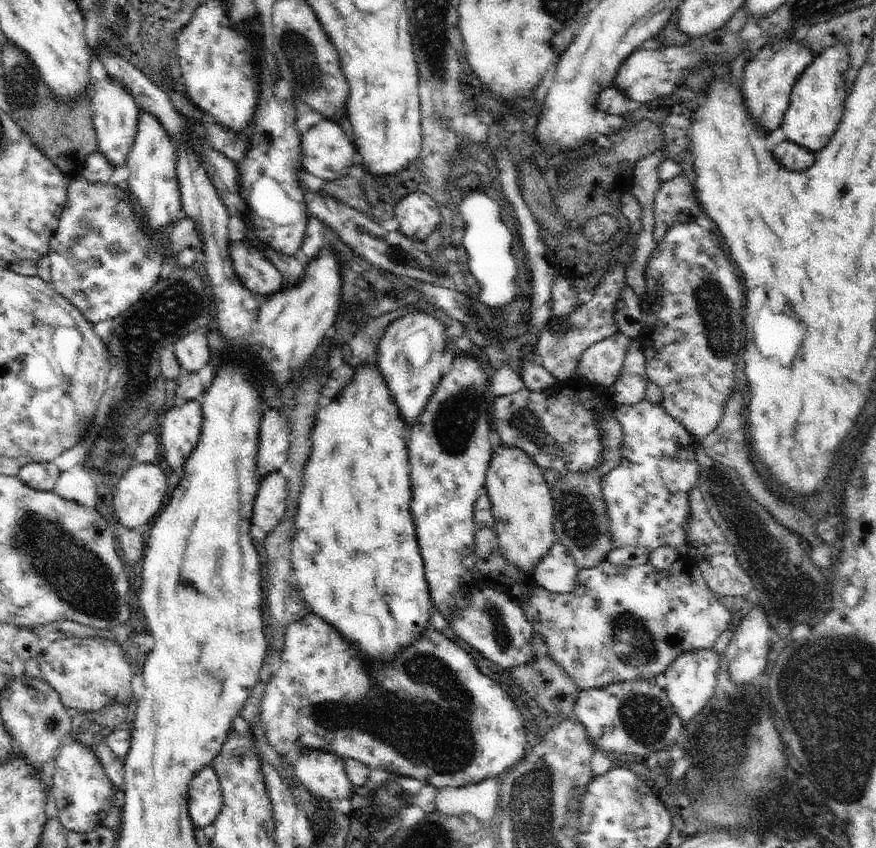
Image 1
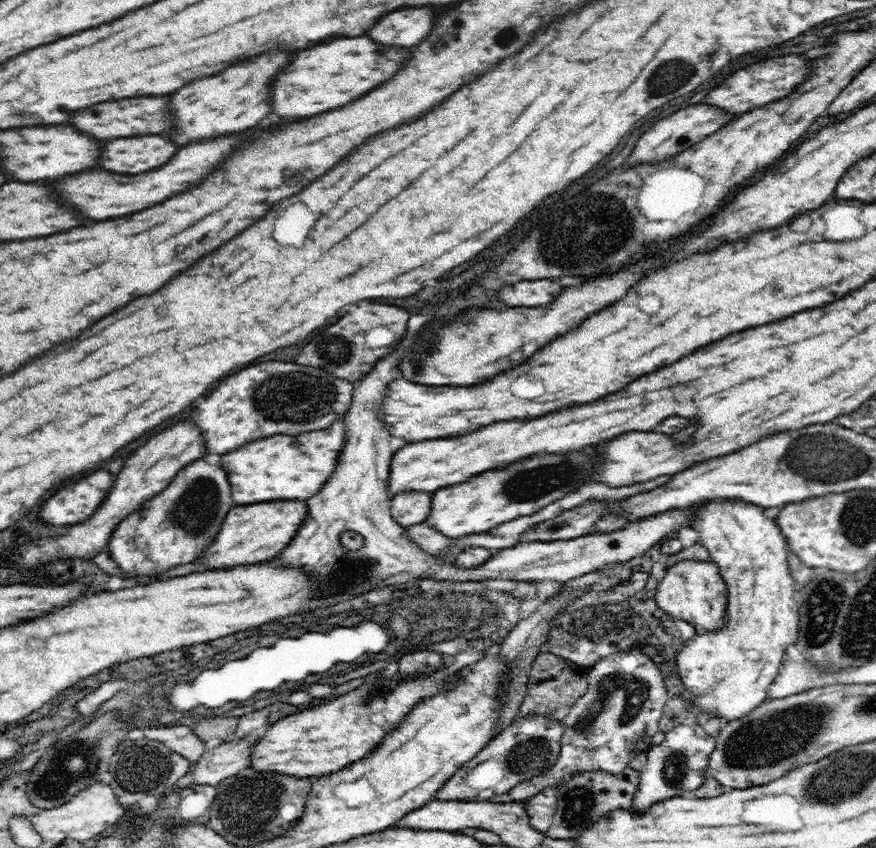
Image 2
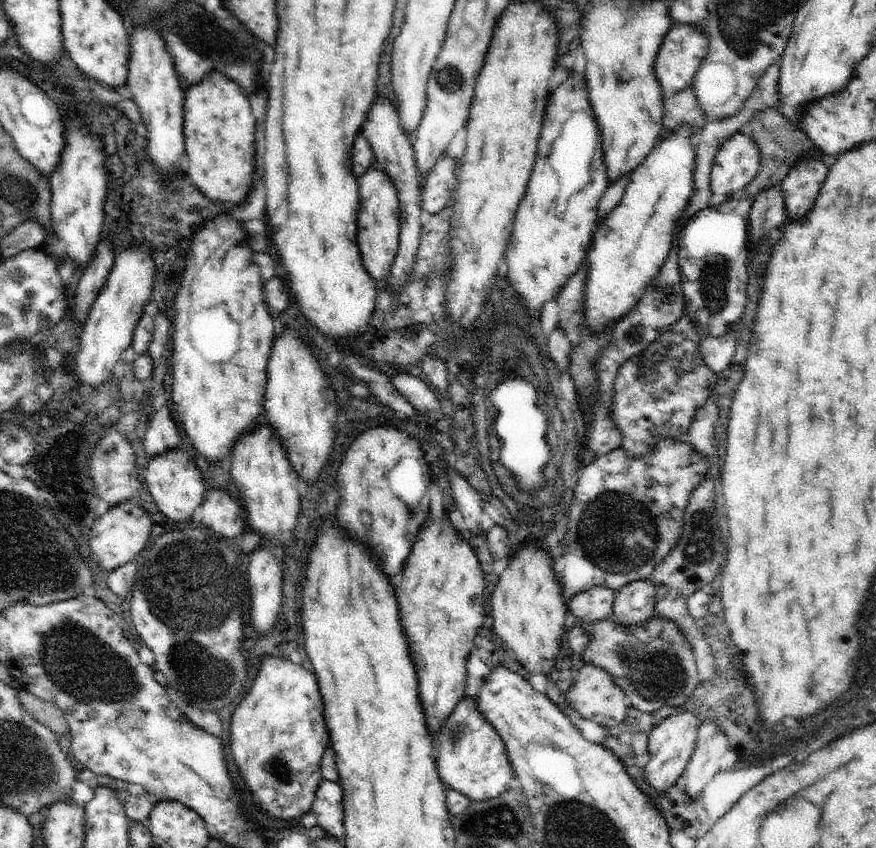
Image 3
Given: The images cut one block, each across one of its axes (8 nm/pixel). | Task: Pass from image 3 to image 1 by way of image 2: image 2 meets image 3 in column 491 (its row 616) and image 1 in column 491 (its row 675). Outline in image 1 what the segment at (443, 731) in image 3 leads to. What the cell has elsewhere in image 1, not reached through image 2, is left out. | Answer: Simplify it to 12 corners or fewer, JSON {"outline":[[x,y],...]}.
{"outline":[[316,614],[259,716],[318,750],[459,788],[525,757],[512,696],[428,630],[376,674]]}

